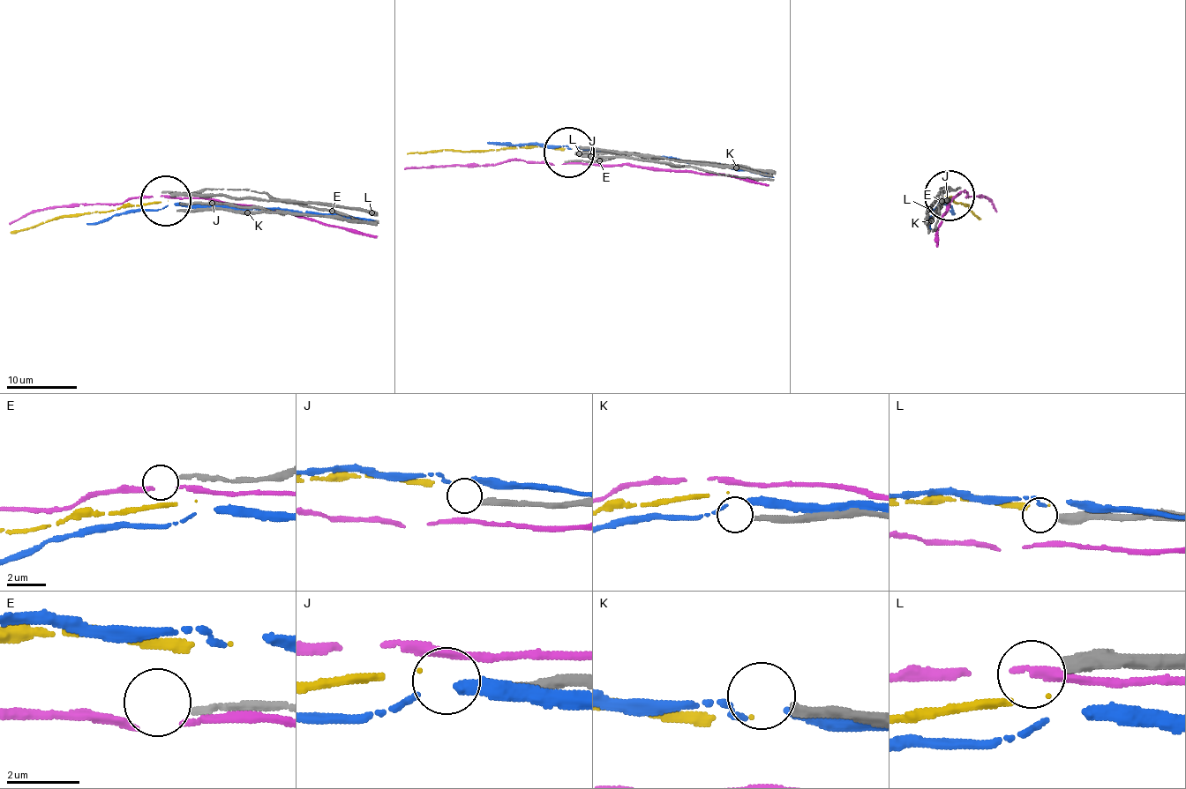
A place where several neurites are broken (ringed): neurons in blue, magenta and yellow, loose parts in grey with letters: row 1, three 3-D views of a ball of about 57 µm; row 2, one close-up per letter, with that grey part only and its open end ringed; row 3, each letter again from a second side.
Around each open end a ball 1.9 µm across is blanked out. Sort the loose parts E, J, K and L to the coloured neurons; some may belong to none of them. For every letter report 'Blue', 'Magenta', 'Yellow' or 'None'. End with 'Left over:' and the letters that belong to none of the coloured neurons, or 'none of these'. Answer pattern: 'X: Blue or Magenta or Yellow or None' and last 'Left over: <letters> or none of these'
E: None
J: None
K: None
L: None
Left over: E, J, K, L

